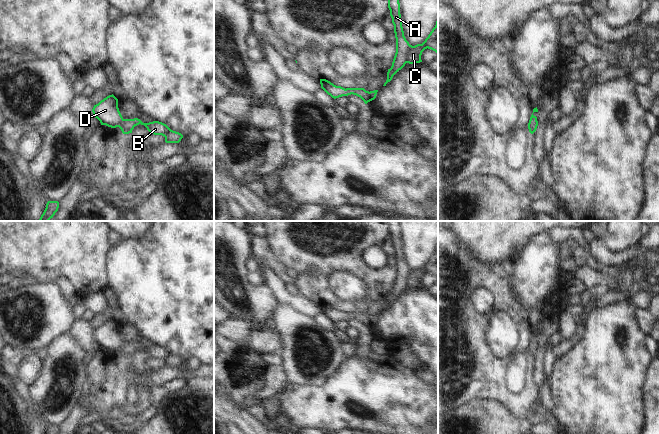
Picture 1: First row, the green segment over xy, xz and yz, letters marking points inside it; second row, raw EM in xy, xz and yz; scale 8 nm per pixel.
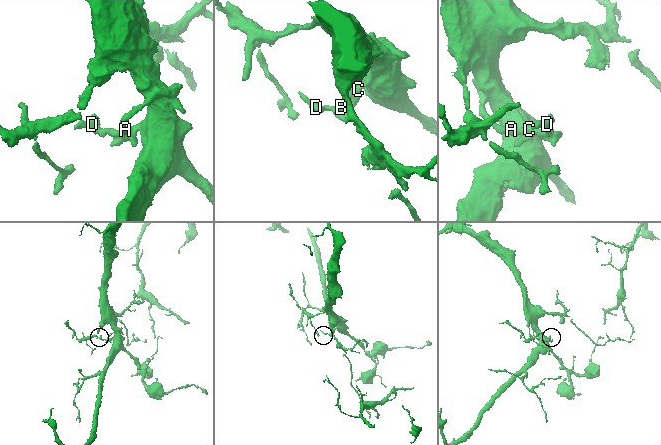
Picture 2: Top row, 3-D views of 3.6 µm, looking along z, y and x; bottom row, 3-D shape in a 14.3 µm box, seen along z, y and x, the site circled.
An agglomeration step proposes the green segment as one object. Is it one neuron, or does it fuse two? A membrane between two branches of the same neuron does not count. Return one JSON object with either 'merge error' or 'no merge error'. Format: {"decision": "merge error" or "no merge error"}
{"decision": "no merge error"}

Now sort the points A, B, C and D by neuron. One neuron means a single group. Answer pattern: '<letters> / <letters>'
A B C D

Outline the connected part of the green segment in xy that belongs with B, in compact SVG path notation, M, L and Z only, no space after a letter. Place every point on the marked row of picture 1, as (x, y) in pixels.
M113 94L94 105L92 112L101 125L111 128L119 127L123 134L132 133L134 127L141 124L150 134L164 136L166 143L179 143L183 138L181 133L171 130L166 124L159 121L143 123L138 118L124 119L118 108L118 99Z

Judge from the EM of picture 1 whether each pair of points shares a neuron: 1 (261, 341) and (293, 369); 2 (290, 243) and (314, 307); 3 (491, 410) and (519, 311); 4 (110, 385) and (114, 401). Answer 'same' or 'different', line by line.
1: different
2: different
3: different
4: same

